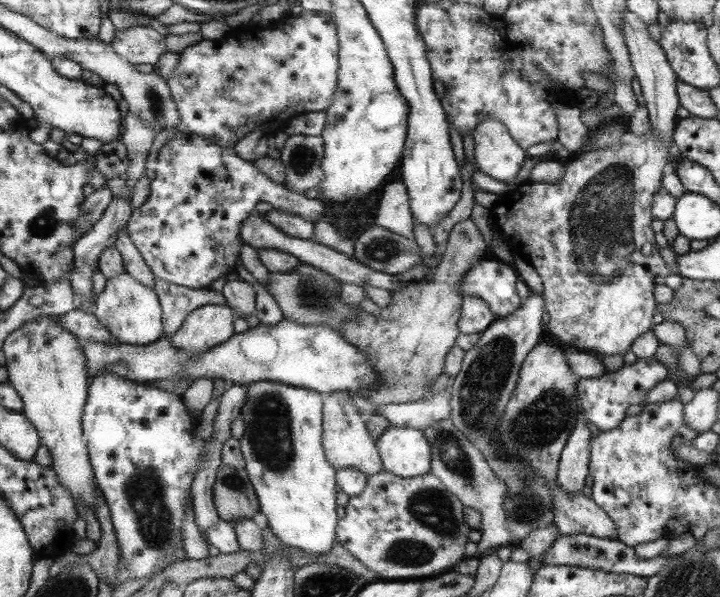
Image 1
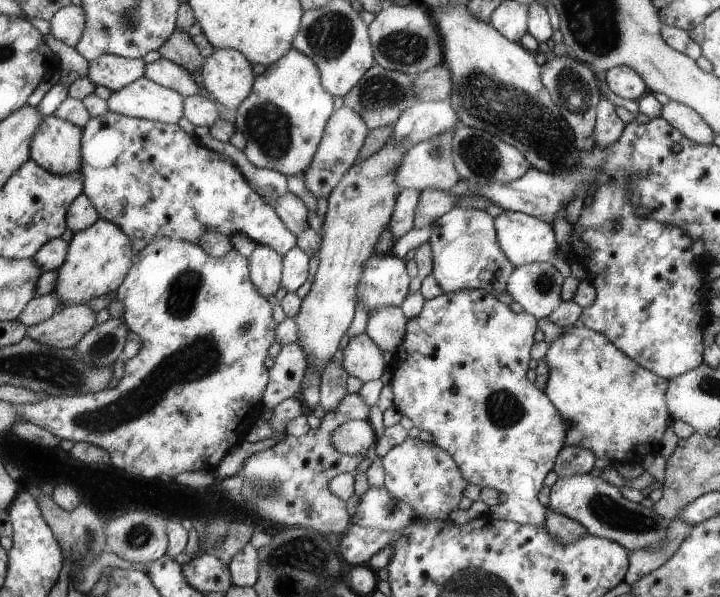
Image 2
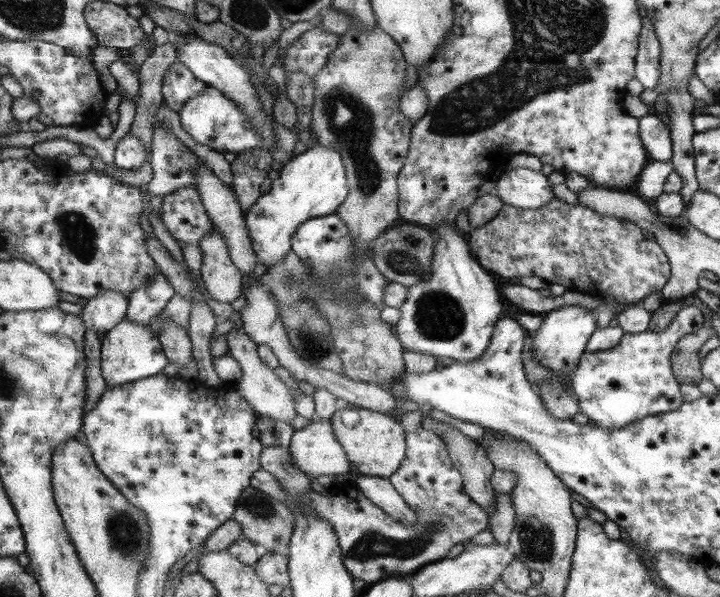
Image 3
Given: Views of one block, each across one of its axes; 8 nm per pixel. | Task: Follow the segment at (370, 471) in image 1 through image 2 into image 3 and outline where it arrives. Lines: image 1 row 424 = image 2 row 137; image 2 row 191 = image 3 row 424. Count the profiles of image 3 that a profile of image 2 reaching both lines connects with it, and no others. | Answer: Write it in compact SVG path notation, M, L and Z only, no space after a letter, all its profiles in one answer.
M314 416L307 426L293 430L287 448L291 463L309 478L336 476L350 470L350 461L331 428L330 419Z

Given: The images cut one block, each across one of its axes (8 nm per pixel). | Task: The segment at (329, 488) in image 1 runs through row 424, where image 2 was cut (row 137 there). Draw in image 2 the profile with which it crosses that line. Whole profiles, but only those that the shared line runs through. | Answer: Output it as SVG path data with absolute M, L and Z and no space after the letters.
M291 48L282 56L281 59L269 66L266 66L265 70L263 70L261 74L255 76L254 86L252 87L250 94L238 104L237 108L235 108L235 114L234 126L236 127L236 130L241 132L244 136L244 140L246 142L245 147L242 149L246 159L251 162L253 166L257 166L257 168L269 168L271 170L276 170L287 177L293 176L298 172L302 173L306 170L306 167L310 166L310 162L316 154L318 144L321 142L322 135L325 132L326 123L328 122L331 114L333 114L333 98L331 98L330 93L322 87L318 67L314 64L314 61L312 61L310 57L305 56L303 53L297 52L295 49Z

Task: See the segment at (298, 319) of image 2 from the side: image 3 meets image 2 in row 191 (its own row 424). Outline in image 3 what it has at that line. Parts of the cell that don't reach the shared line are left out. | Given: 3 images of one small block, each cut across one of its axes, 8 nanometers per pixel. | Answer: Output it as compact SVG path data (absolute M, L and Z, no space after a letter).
M341 405L330 416L331 428L346 452L347 460L350 461L350 468L357 474L363 476L376 476L388 479L398 470L403 459L403 452L406 452L406 436L403 434L400 422L395 422L395 418L387 418L387 415L377 414L373 410L357 409L359 421L352 427L346 427L341 422Z

